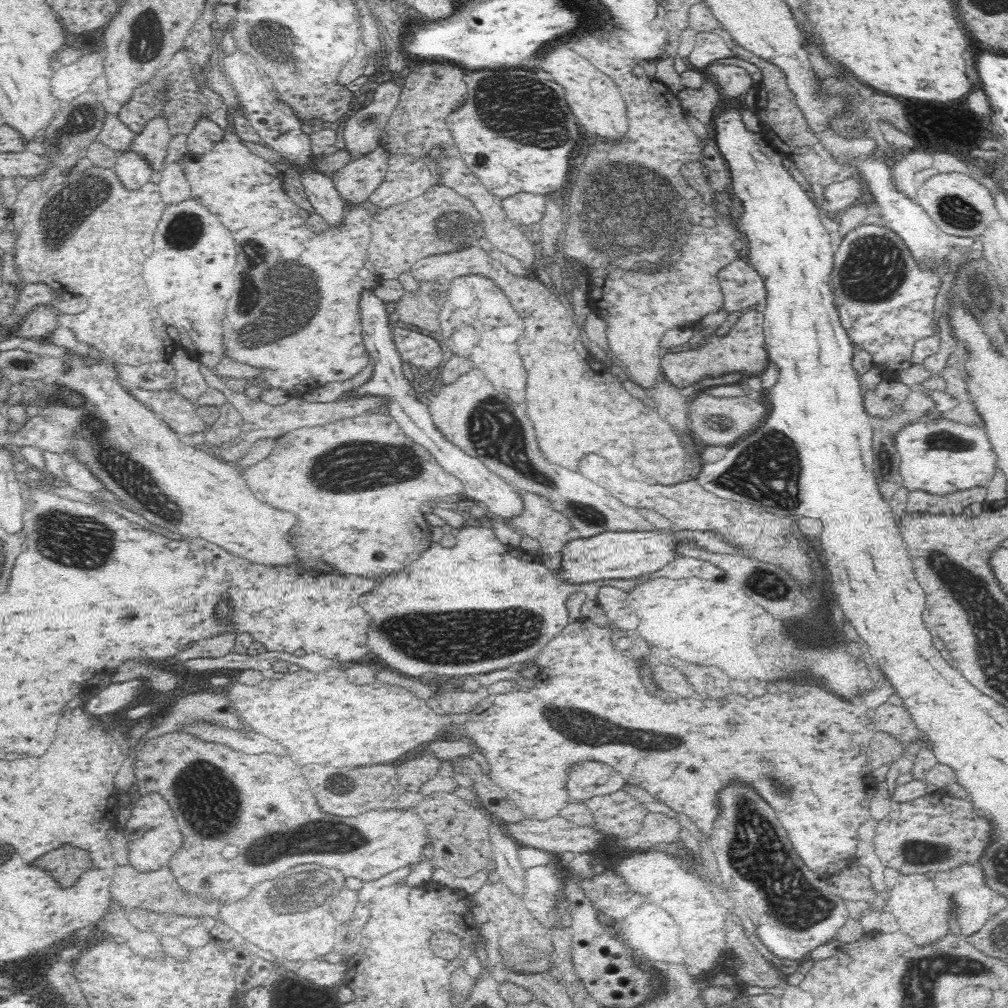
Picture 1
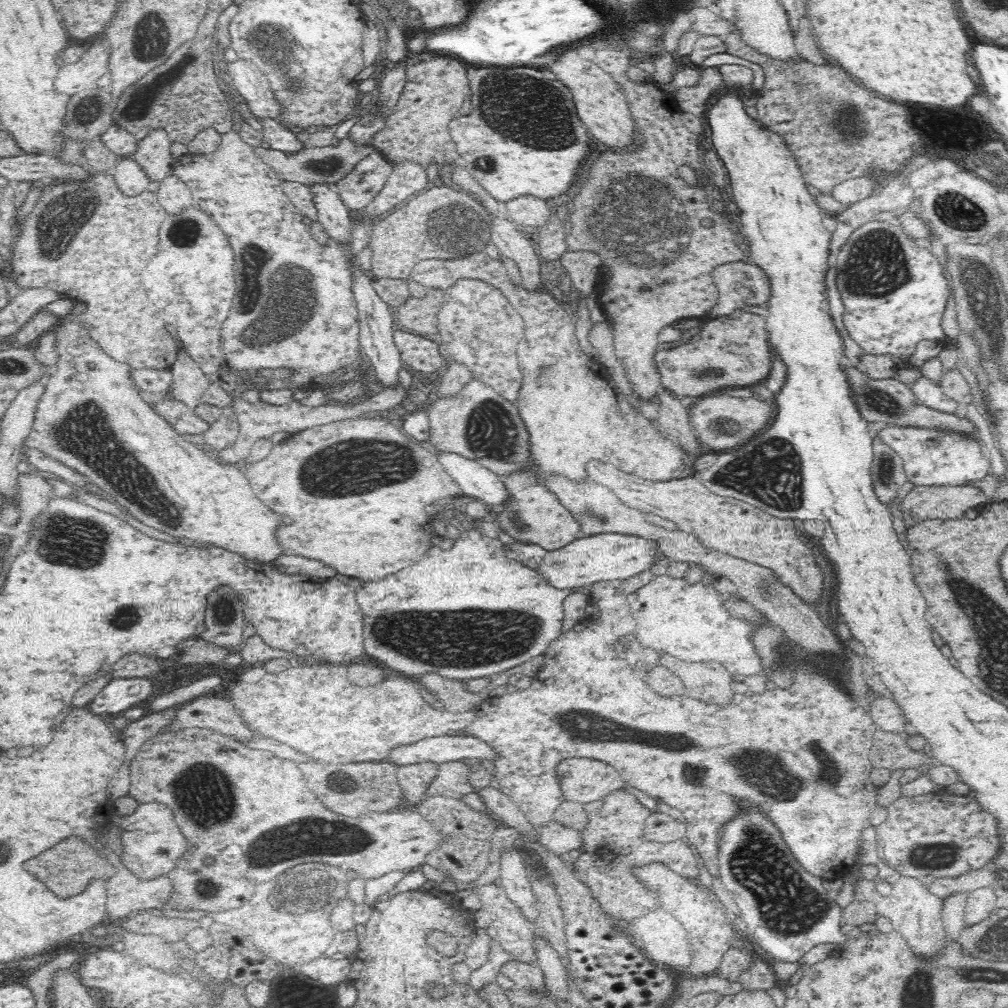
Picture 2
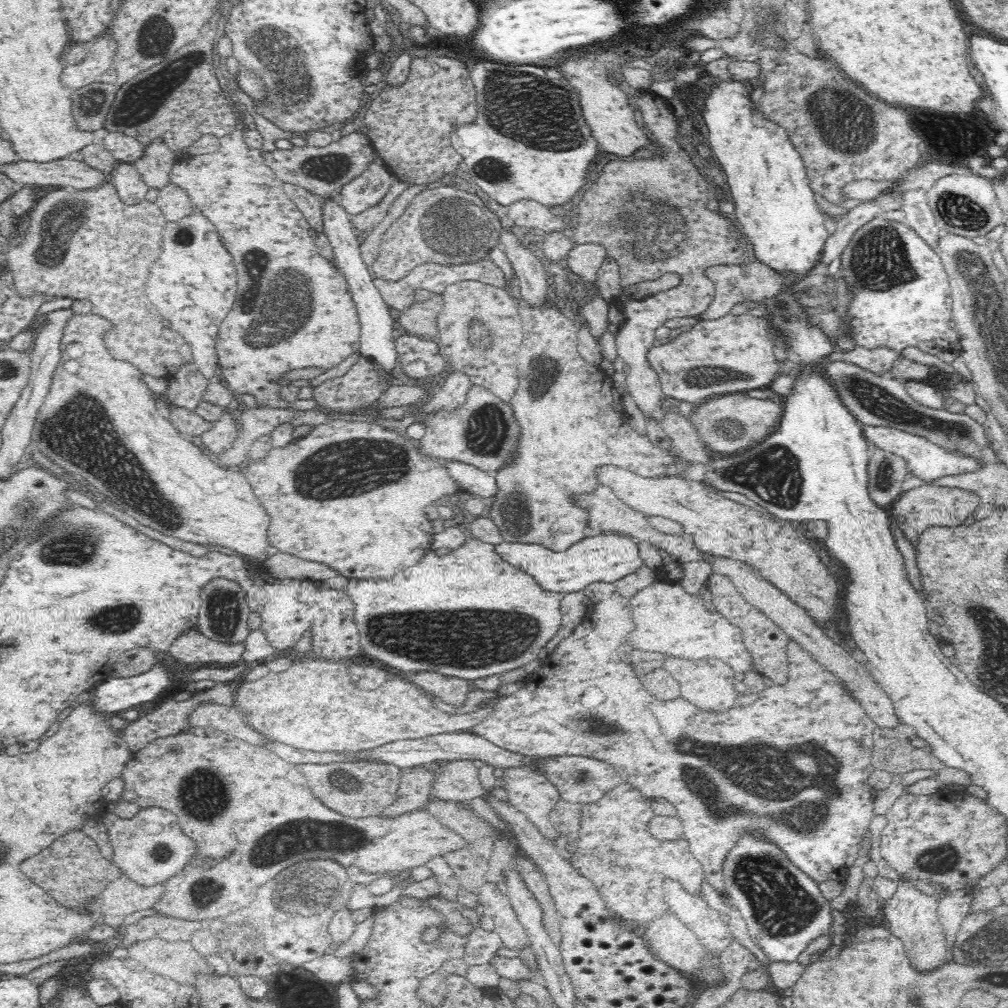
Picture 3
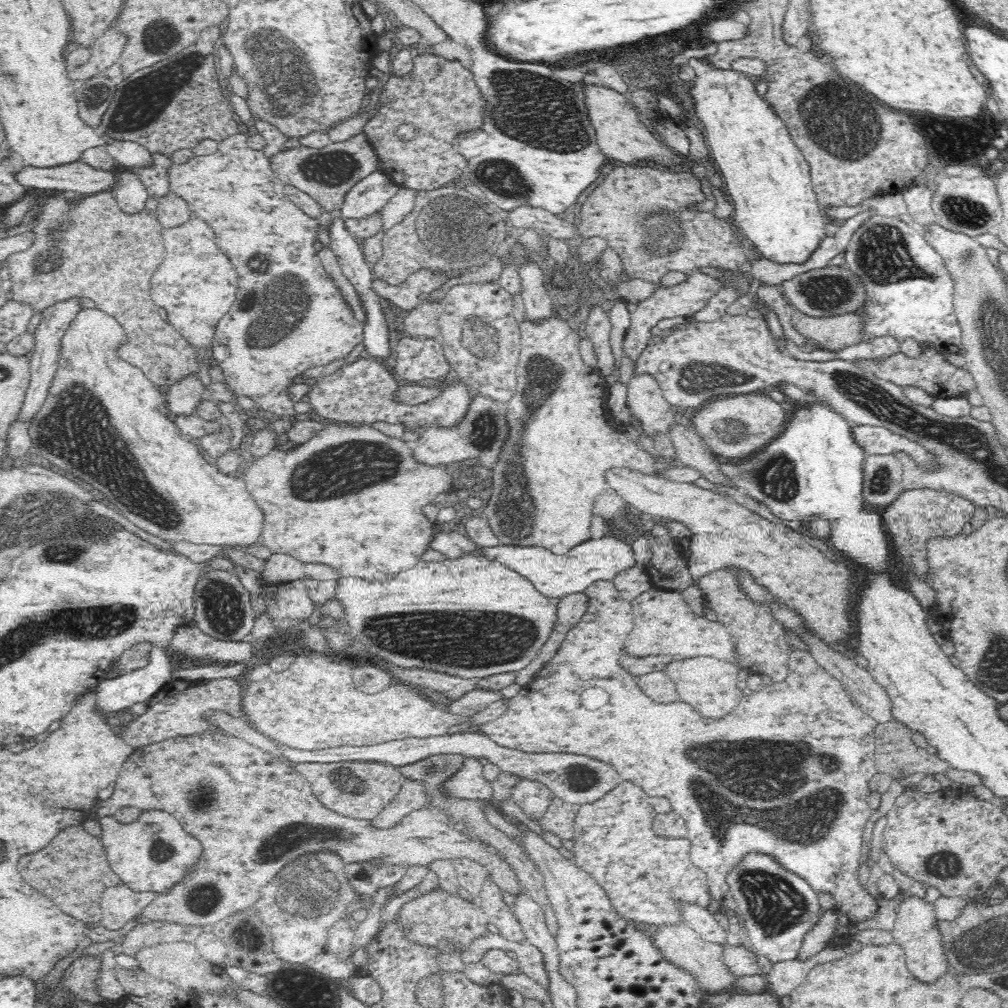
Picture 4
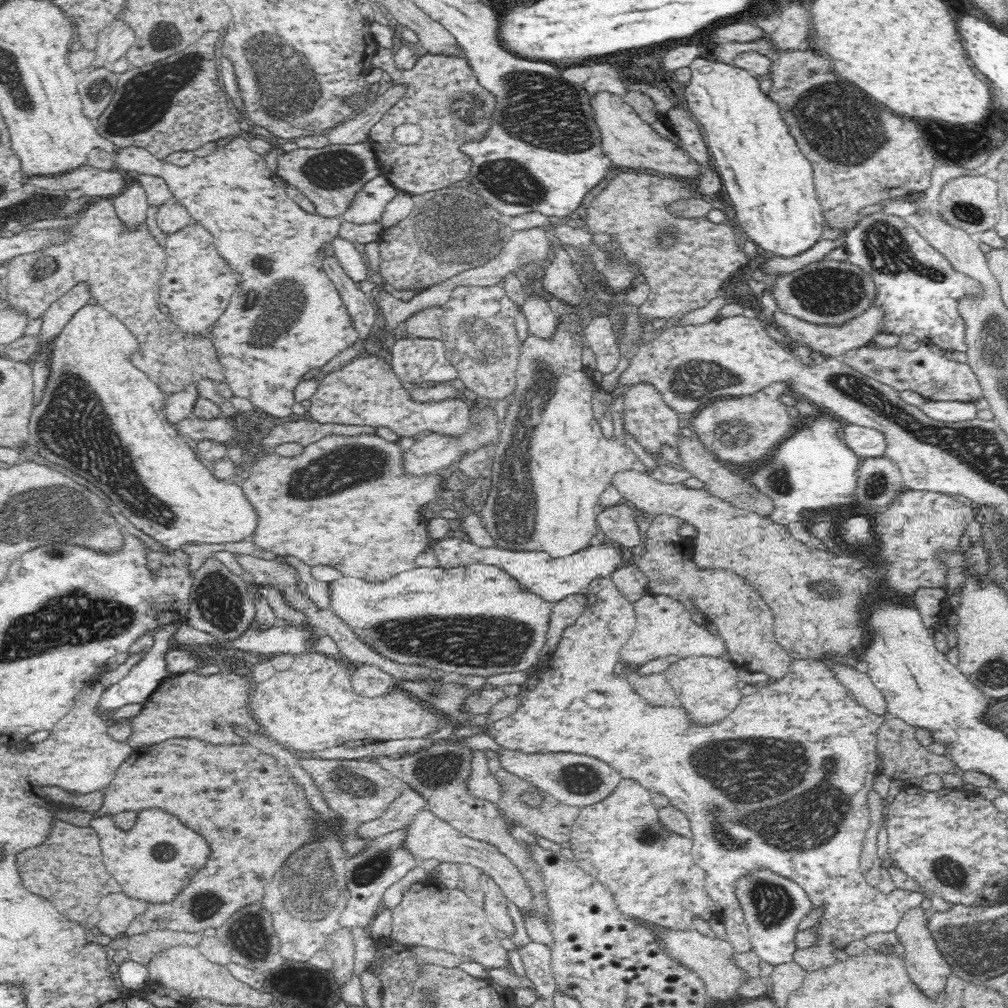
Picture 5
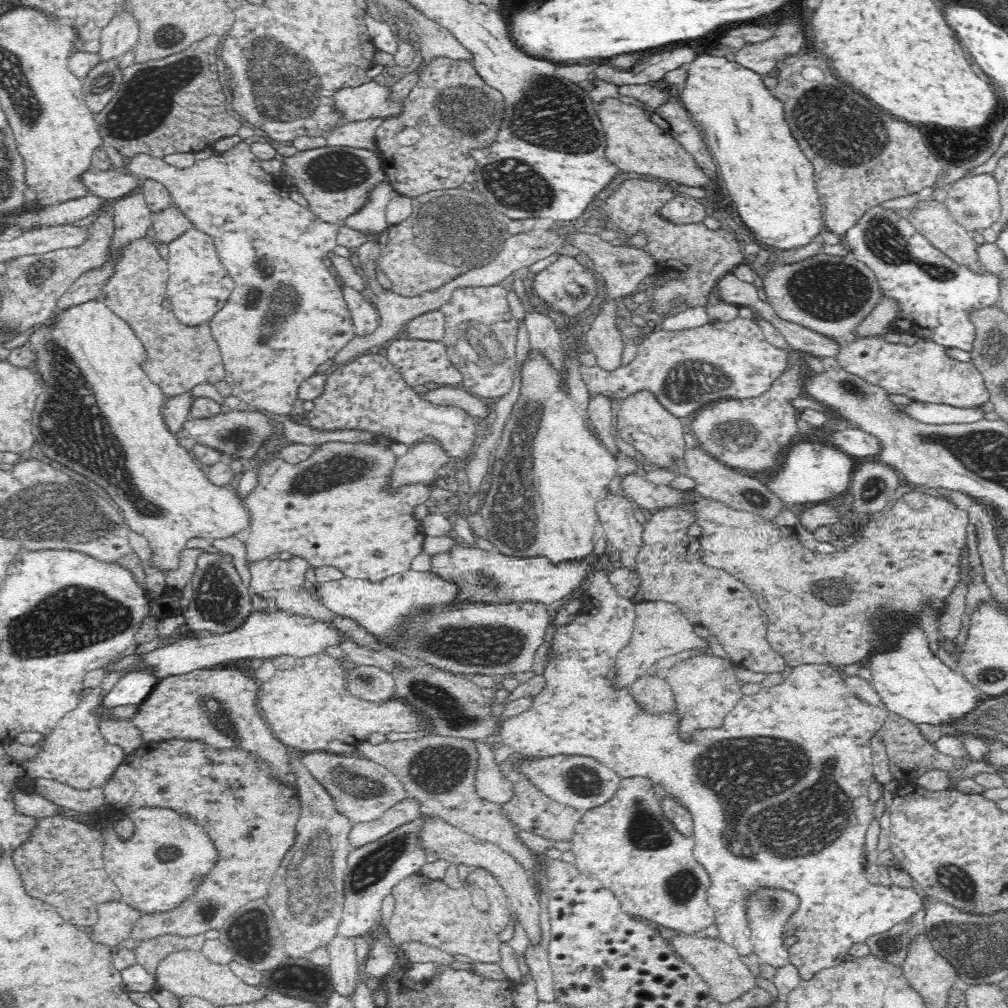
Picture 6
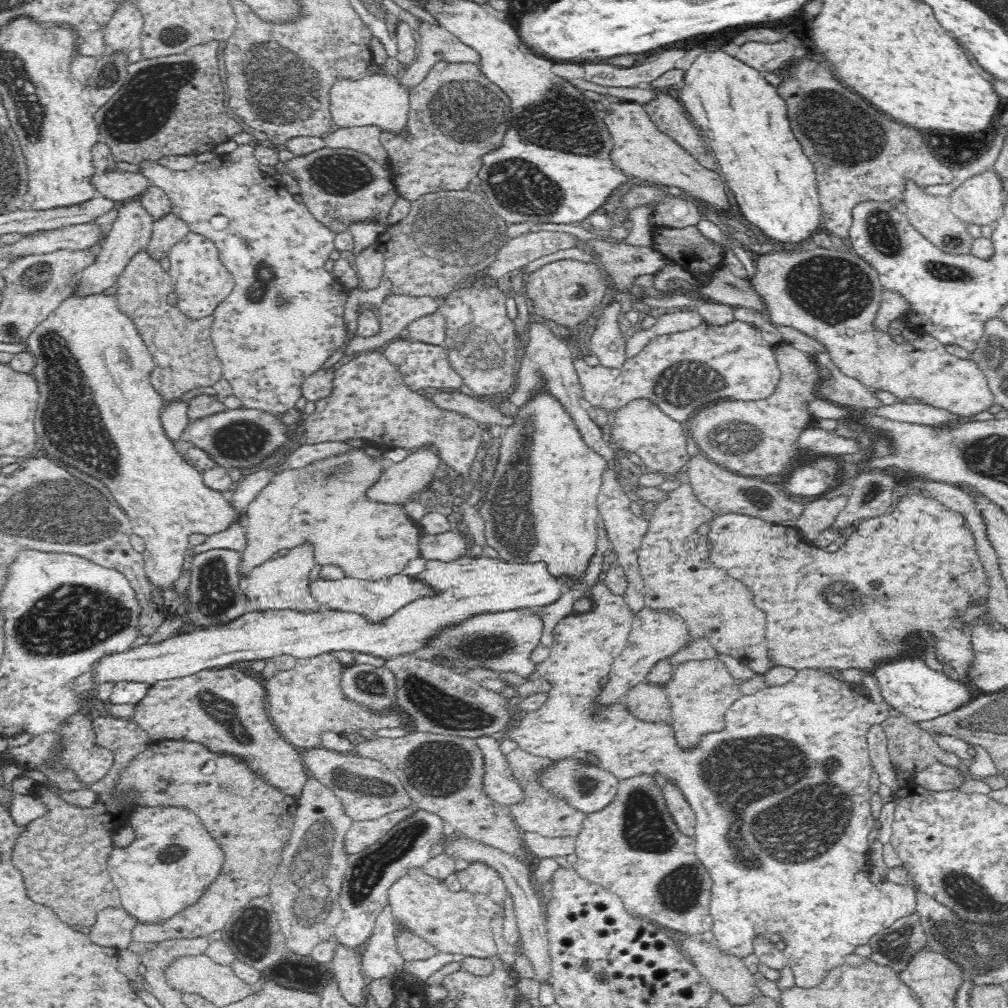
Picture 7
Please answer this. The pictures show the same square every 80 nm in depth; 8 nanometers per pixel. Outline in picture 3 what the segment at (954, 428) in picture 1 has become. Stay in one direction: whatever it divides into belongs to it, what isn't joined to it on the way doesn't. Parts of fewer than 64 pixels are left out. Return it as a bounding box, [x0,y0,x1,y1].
[863,424,983,484]

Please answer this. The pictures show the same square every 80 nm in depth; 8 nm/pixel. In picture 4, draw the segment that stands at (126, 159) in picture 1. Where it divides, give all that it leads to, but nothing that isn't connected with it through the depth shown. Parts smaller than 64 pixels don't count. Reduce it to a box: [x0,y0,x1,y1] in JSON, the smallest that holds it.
[112,168,149,214]

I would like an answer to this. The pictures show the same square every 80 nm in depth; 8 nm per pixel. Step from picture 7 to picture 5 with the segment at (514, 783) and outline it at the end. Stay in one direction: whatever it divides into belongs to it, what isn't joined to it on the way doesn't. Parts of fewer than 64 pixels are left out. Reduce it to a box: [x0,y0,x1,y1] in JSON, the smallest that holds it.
[465,751,502,803]

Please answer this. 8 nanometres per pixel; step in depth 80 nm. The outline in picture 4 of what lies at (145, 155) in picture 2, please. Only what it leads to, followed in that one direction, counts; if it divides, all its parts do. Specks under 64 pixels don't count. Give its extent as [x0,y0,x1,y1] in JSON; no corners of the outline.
[130,152,173,200]

